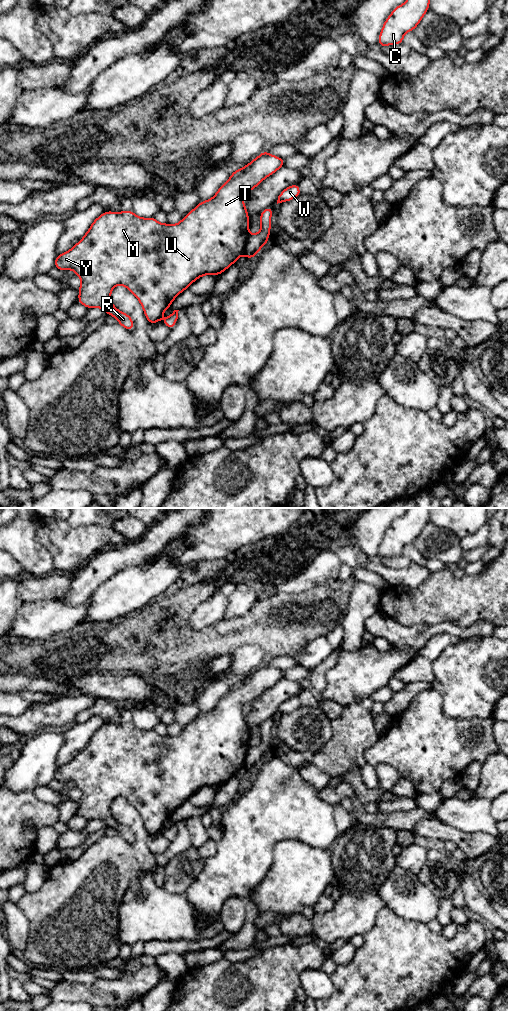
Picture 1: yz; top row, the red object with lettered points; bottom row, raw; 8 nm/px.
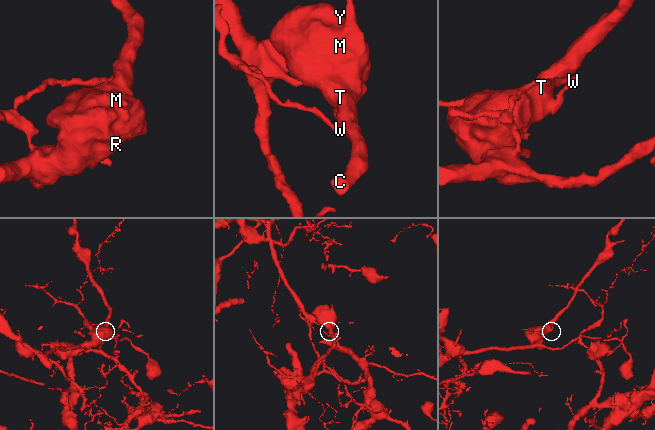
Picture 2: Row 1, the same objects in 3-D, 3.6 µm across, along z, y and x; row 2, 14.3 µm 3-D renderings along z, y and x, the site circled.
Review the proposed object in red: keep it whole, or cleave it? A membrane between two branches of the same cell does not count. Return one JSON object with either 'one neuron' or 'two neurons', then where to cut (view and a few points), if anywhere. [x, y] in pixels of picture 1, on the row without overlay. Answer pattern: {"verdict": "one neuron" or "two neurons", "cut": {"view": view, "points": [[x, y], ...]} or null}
{"verdict": "two neurons", "cut": {"view": "yz", "points": [[249, 746], [242, 766]]}}

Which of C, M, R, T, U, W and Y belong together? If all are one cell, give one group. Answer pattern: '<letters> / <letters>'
C M R T U Y / W

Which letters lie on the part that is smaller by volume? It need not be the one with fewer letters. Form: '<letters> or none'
W

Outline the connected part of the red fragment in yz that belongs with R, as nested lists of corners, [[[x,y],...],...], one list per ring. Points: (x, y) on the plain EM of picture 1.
[[[263,663],[243,680],[237,681],[229,692],[220,698],[217,705],[209,712],[201,713],[178,736],[161,736],[154,729],[142,730],[132,722],[111,724],[105,723],[91,736],[89,742],[67,764],[56,767],[54,779],[59,782],[74,782],[81,791],[78,801],[78,816],[89,820],[101,820],[108,827],[115,829],[125,841],[134,841],[134,834],[126,825],[119,823],[112,815],[111,803],[117,797],[125,798],[139,812],[145,829],[150,836],[161,833],[166,820],[185,801],[204,787],[220,787],[244,766],[249,748],[249,727],[243,714],[243,706],[251,704],[268,688],[284,678],[284,670]]]

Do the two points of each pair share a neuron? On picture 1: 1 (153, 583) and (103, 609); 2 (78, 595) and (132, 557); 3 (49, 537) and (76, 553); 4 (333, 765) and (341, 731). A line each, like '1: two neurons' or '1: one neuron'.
1: one neuron
2: one neuron
3: one neuron
4: one neuron

